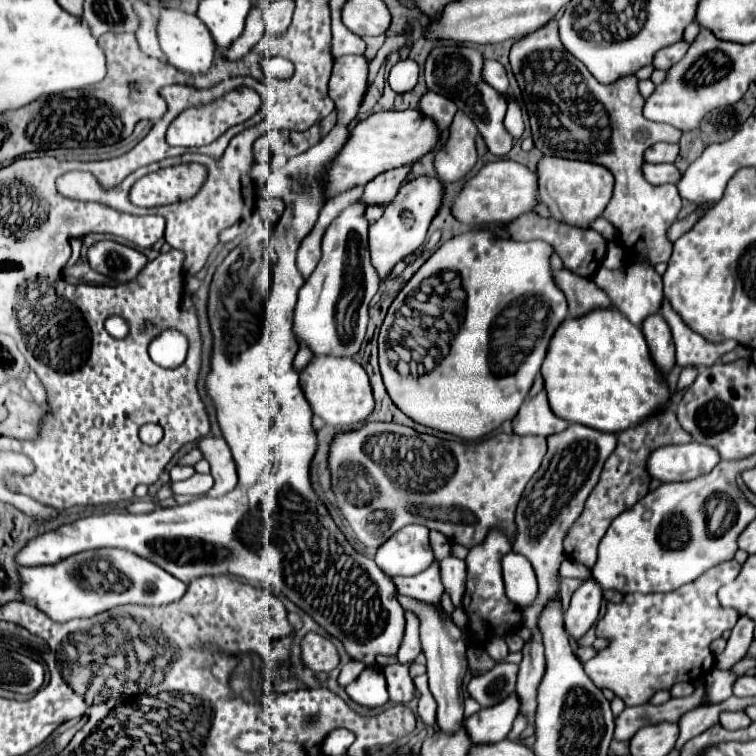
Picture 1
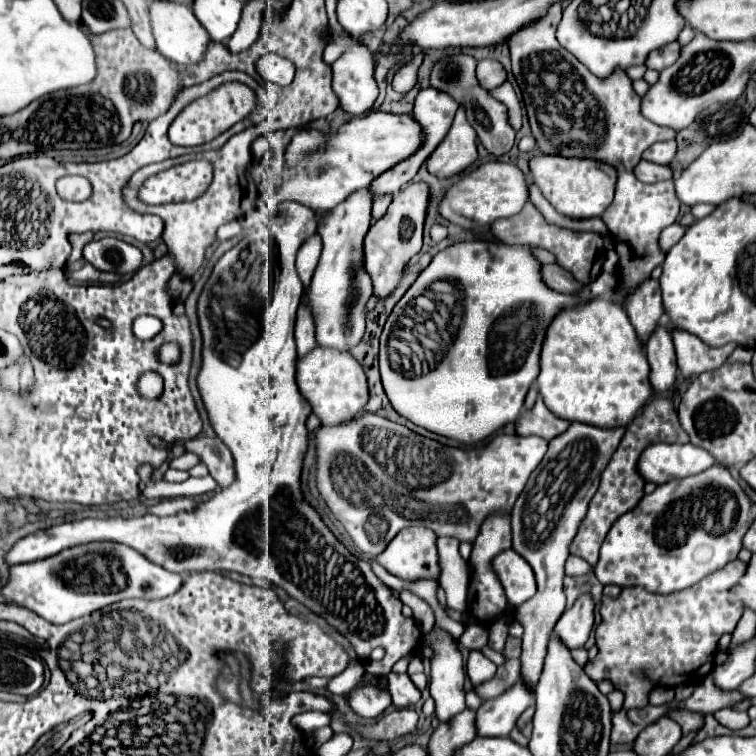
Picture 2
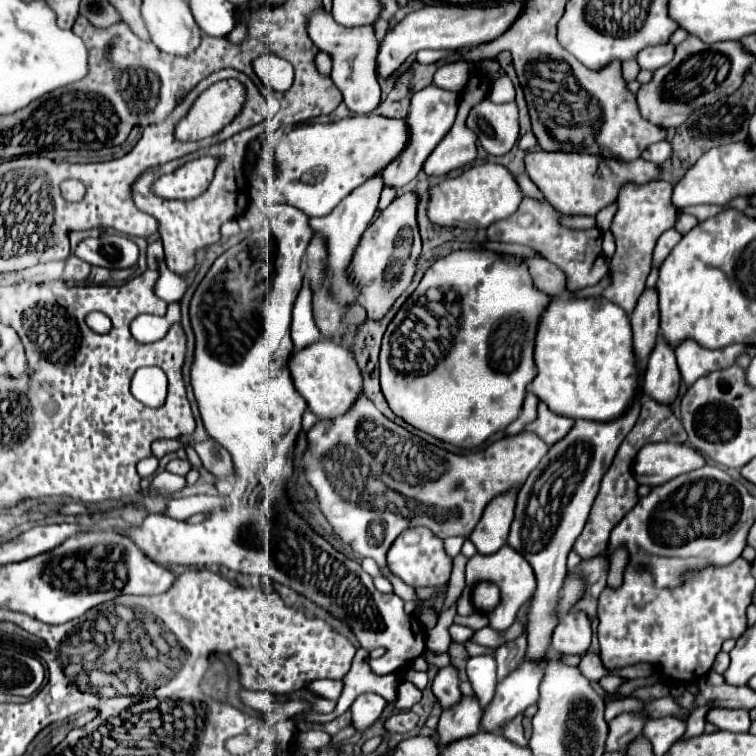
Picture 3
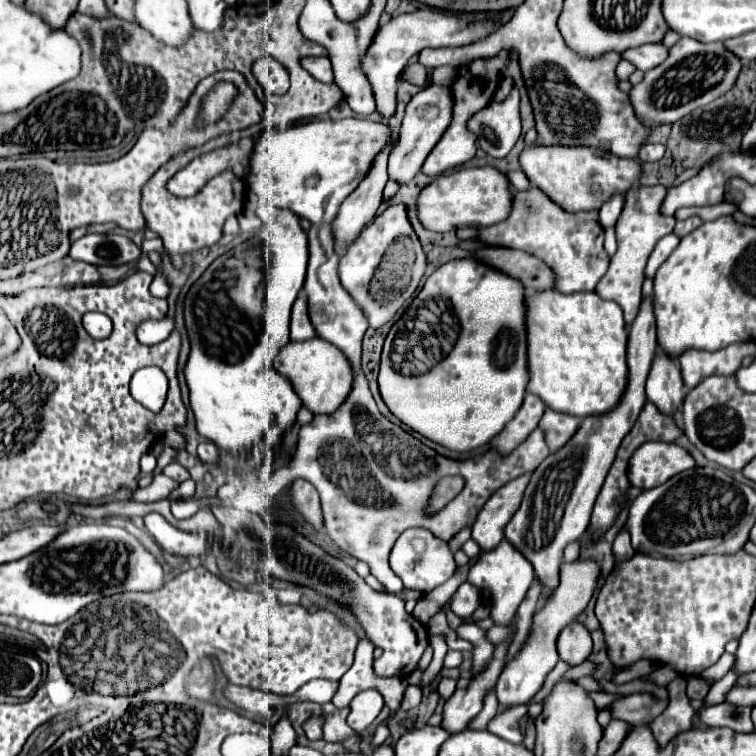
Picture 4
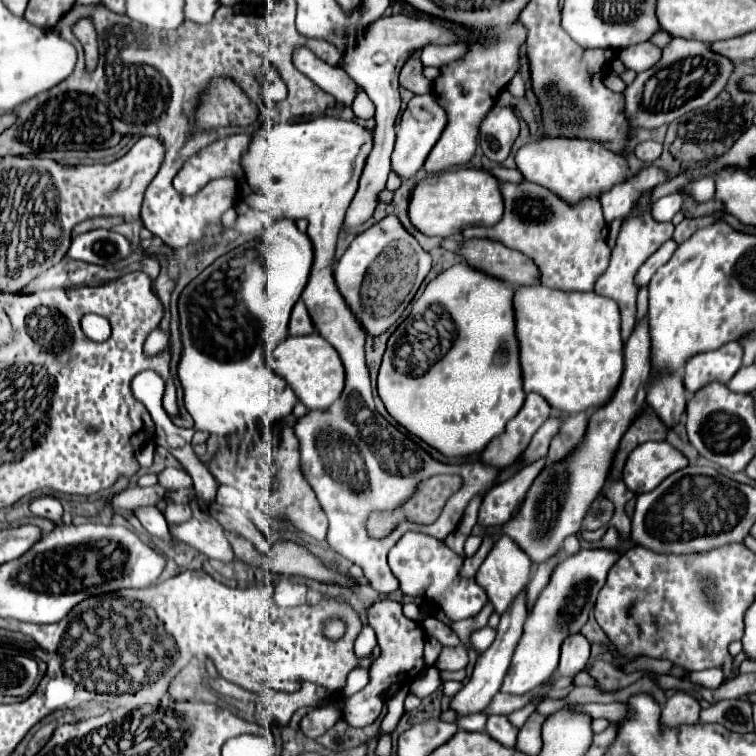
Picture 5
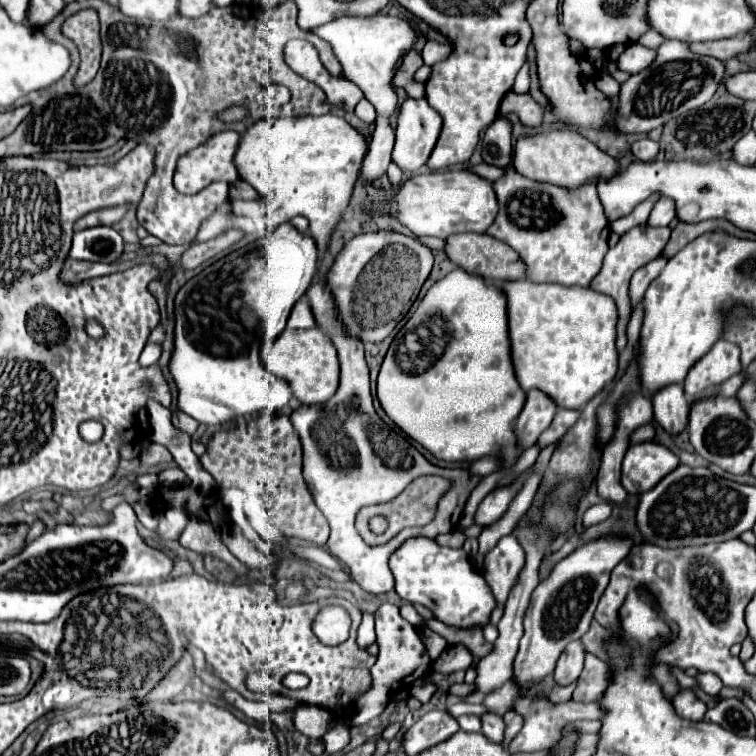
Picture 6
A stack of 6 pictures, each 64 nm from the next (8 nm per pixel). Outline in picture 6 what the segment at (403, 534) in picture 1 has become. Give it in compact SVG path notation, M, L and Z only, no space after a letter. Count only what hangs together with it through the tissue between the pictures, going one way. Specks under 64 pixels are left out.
M432 538L406 540L390 560L394 574L394 590L402 600L426 606L432 616L446 626L460 630L484 628L490 622L490 614L496 606L496 598L486 584L484 576L472 566L464 548L438 546Z

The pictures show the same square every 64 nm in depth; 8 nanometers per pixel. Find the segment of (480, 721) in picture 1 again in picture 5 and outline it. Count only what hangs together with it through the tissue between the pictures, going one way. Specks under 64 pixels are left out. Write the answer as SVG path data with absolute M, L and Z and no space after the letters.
M580 548L576 554L564 558L552 572L548 586L536 598L530 616L524 624L524 634L514 652L510 670L504 678L502 692L526 694L548 680L558 664L560 646L570 634L578 634L588 622L590 610L596 604L596 596L606 584L608 570L620 558L618 552L606 548Z

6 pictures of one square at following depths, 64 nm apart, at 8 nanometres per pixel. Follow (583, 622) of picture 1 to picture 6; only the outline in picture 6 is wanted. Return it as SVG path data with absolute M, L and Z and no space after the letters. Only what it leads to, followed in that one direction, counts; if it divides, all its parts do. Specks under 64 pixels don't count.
M576 640L576 644L570 644L562 656L558 658L556 670L554 670L554 682L558 686L570 686L578 680L584 666L584 646Z

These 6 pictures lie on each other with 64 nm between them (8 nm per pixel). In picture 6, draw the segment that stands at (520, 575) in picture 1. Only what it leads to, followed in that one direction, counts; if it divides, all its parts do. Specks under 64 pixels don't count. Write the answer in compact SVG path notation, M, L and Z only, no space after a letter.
M512 534L500 538L498 544L486 552L482 576L488 580L488 586L492 588L492 594L496 594L498 604L506 602L508 592L512 590L512 584L516 584L516 574L520 574L522 566L524 550L520 544L516 544L516 538Z

